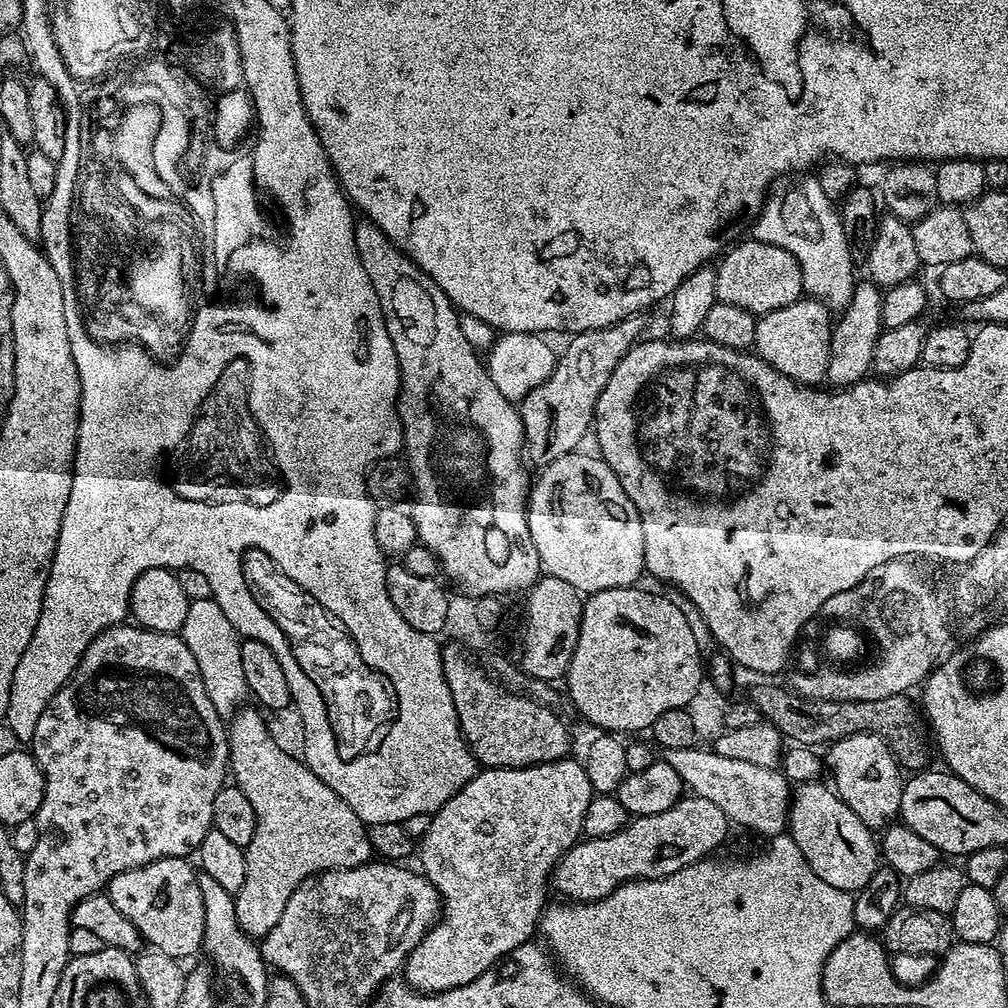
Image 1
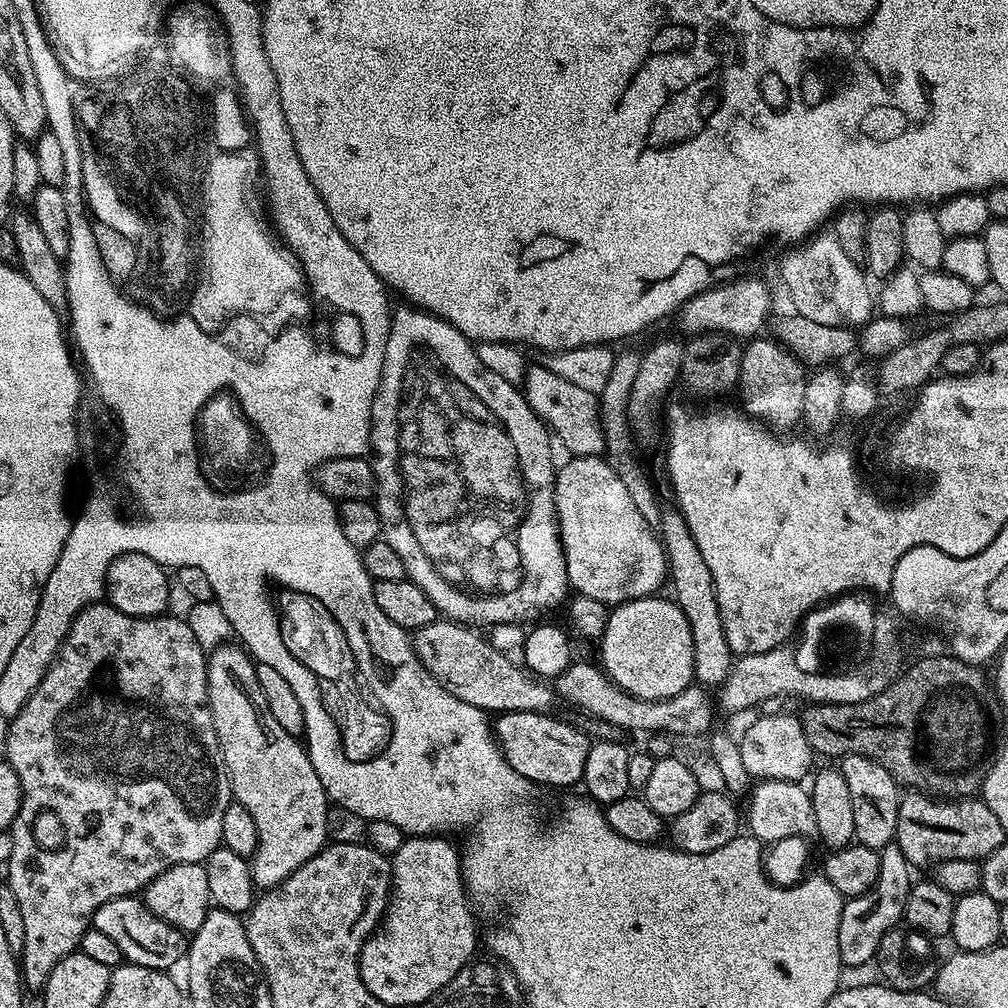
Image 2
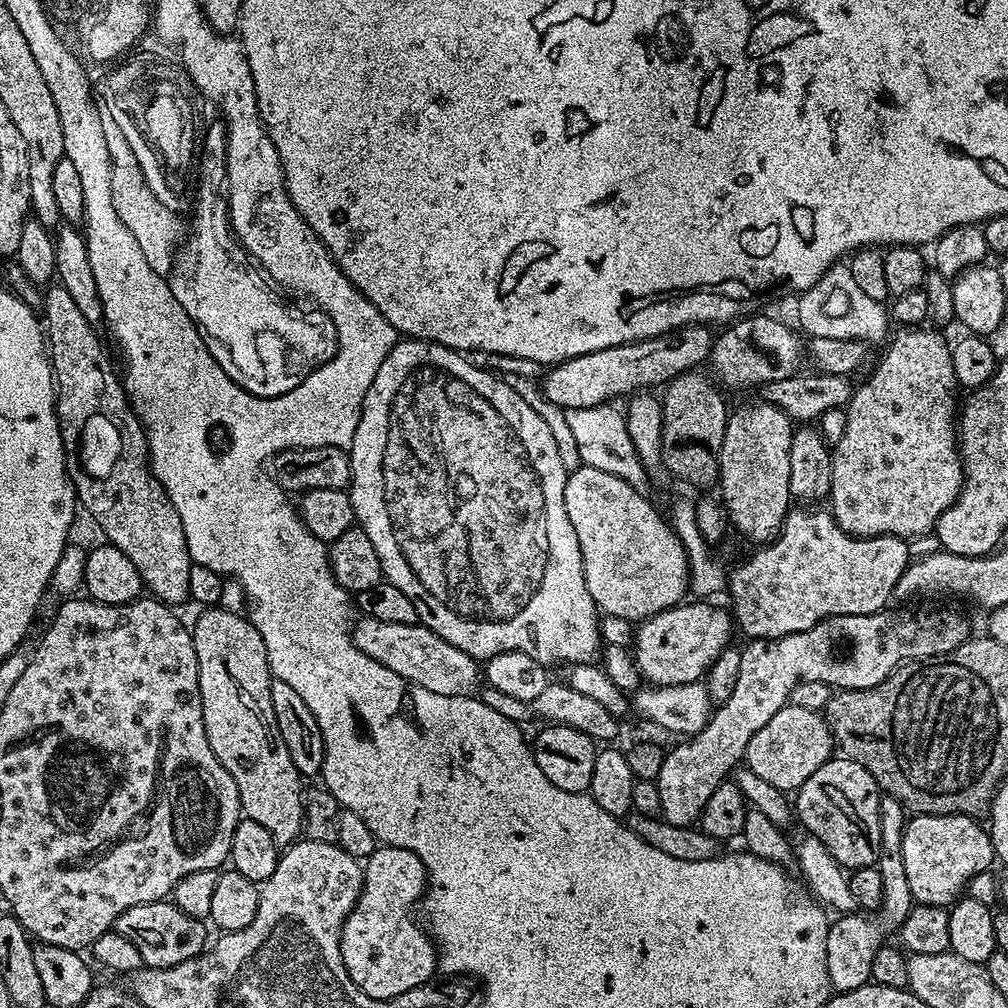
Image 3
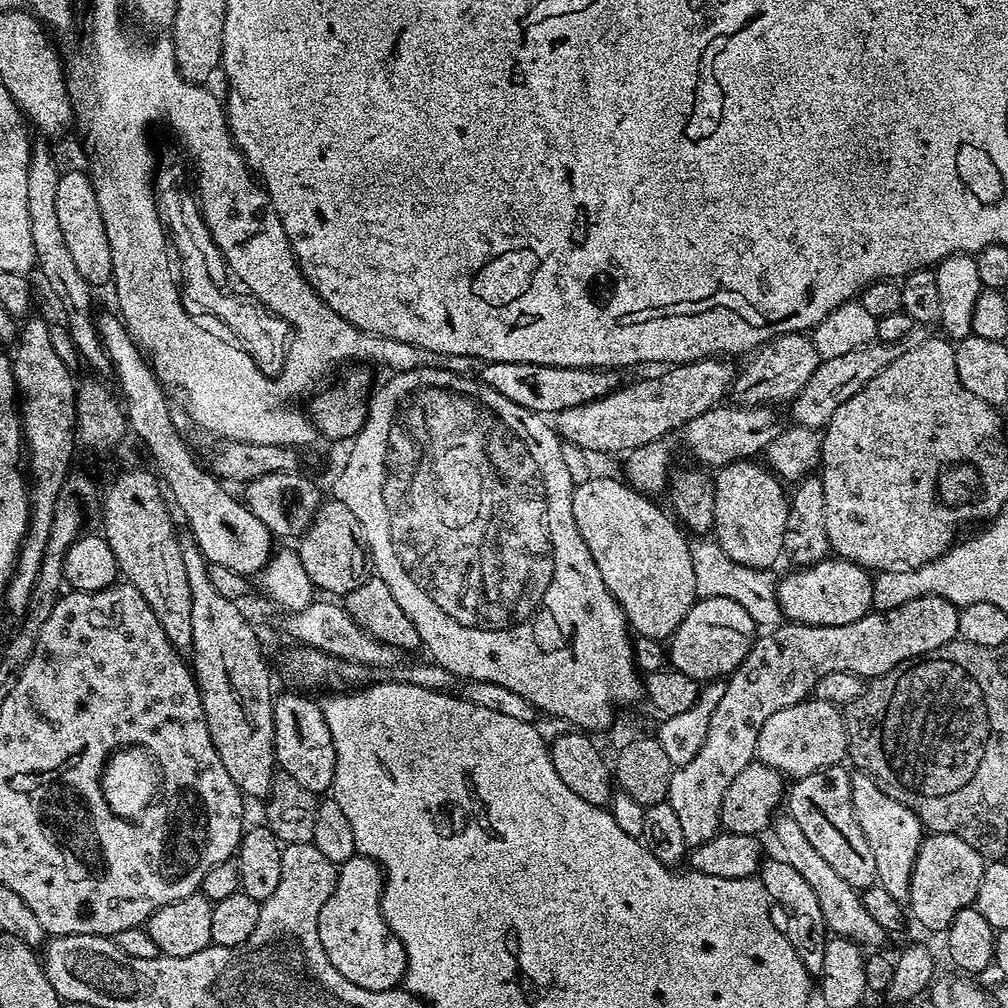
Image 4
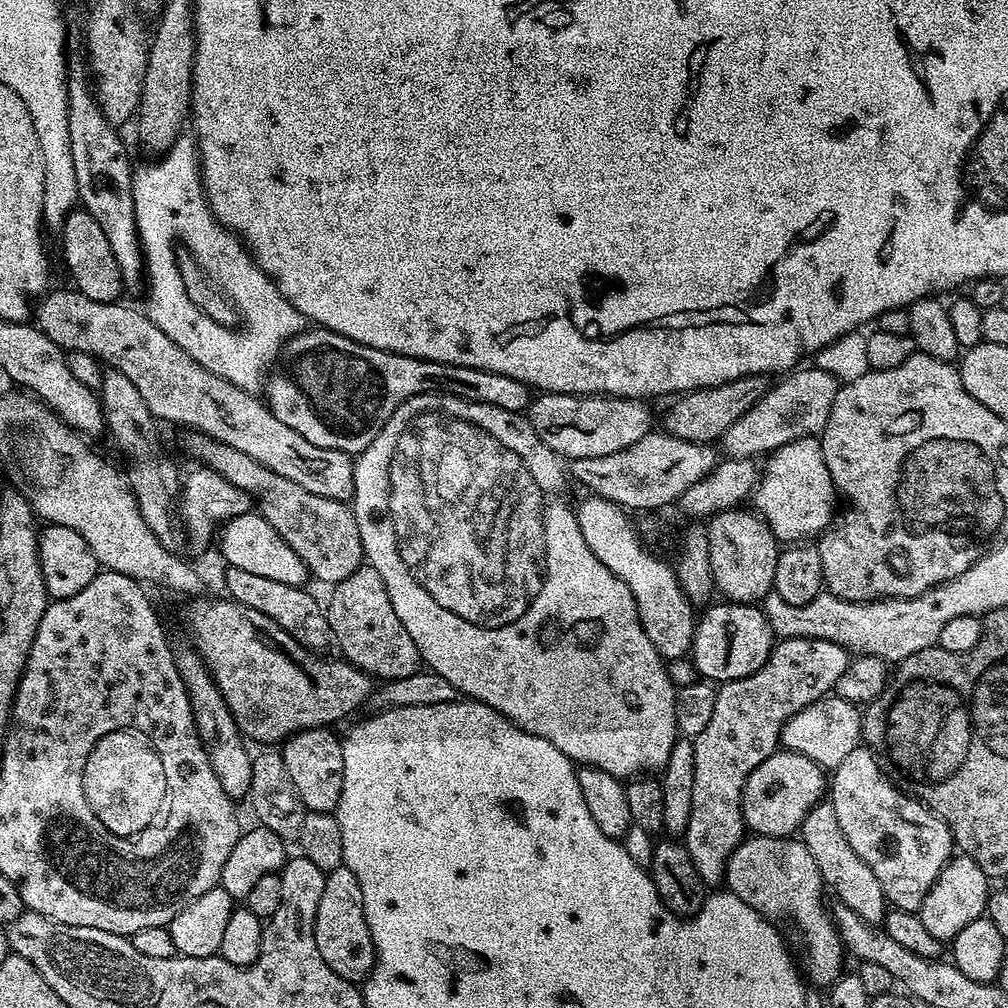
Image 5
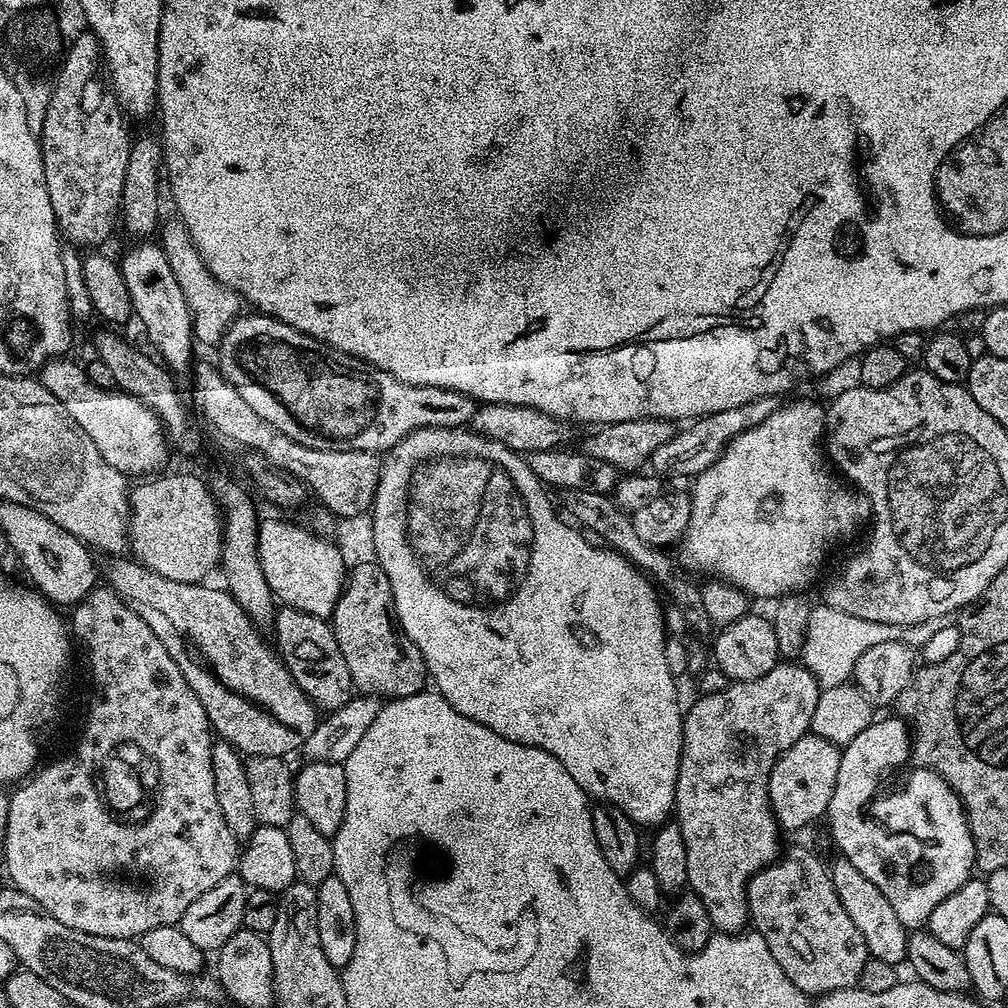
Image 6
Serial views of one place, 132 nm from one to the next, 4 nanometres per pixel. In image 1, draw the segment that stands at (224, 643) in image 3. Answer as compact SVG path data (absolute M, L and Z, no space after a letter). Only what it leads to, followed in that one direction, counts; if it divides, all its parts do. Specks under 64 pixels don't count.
M241 707L227 725L230 772L233 777L236 775L235 787L250 798L256 814L254 838L244 849L246 882L234 895L236 917L244 932L263 938L278 926L290 894L298 890L302 881L330 868L367 864L374 851L368 828L358 814L318 774L310 771L299 755L291 756L272 737L255 707L246 707Z

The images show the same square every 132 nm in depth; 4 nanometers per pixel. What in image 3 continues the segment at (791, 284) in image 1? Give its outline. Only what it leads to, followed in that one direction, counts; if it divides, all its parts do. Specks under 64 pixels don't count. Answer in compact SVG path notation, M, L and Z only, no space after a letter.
M688 324L661 336L594 350L590 354L553 364L543 373L544 381L541 379L538 387L554 406L565 410L616 402L619 396L628 398L641 390L655 389L655 384L664 386L683 372L699 369L699 364L703 360L705 363L712 355L713 339L711 327Z

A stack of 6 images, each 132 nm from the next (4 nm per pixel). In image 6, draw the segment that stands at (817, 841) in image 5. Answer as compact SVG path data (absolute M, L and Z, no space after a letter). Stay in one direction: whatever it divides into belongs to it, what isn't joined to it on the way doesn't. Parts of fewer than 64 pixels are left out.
M836 858L836 861L830 864L830 871L836 893L846 914L850 914L850 919L853 920L854 926L858 926L862 938L866 938L869 957L897 966L903 965L908 959L910 932L900 921L898 914L894 914L894 906L890 906L890 902L886 902L886 894L882 894L882 890L878 890L878 886L874 886L874 882L870 882L870 878L866 878L866 874L861 874L854 867L854 862Z

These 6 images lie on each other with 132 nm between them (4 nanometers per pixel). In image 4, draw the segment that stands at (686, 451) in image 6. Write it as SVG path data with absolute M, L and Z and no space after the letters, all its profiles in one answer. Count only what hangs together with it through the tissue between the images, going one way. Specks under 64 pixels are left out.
M914 326L910 334L906 334L898 342L886 342L885 344L873 342L858 350L850 350L850 354L842 354L839 358L821 360L818 370L814 370L814 375L810 377L810 382L806 382L806 386L802 386L800 393L790 402L791 423L801 428L823 430L830 422L830 418L834 418L834 410L838 410L838 406L842 406L846 398L858 394L858 390L862 390L862 386L870 382L870 378L882 374L882 370L886 370L890 362L898 362L902 354L910 354L910 350L922 346L922 342L929 339L930 332L927 327Z

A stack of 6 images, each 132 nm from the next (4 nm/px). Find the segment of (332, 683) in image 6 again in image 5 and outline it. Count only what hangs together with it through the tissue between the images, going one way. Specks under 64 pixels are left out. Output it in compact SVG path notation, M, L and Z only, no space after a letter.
M225 567L224 588L229 597L238 604L245 604L247 608L258 610L266 614L286 634L290 634L304 648L317 650L330 644L328 618L325 609L307 592L304 586L286 586L286 582L274 582L274 578L262 578L259 574L250 574L247 570Z

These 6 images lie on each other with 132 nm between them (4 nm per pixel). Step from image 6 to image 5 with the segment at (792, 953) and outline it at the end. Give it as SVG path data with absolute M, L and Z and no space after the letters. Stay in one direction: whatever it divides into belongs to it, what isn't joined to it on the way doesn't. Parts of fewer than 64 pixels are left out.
M749 835L725 860L723 883L727 891L742 898L742 902L769 920L793 920L796 923L804 939L802 972L809 985L831 986L841 979L846 949L836 930L829 905L824 905L826 885L818 870L818 862L814 862L814 854L806 850L803 840L792 836Z

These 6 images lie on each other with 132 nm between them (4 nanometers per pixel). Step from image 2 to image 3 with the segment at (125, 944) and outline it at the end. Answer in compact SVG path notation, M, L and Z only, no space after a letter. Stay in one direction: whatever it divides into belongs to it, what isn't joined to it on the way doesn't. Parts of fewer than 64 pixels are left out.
M159 900L158 902L146 902L142 906L130 906L130 910L126 910L126 914L117 918L114 931L122 934L122 938L126 938L137 948L138 954L142 954L142 962L145 966L149 968L169 968L175 964L192 960L205 951L206 943L204 944L204 939L207 938L209 929L206 927L205 921L194 919L190 914L181 910L177 904L168 900Z

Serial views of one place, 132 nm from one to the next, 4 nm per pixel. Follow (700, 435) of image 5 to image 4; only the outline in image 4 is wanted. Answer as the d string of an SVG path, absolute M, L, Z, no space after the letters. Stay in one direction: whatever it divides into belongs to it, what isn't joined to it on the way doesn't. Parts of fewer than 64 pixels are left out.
M791 332L785 336L776 336L767 344L760 345L758 351L744 369L735 373L730 389L730 400L733 405L742 408L777 406L791 402L794 397L810 382L814 370L820 365L820 355L814 350L811 335L803 332Z

